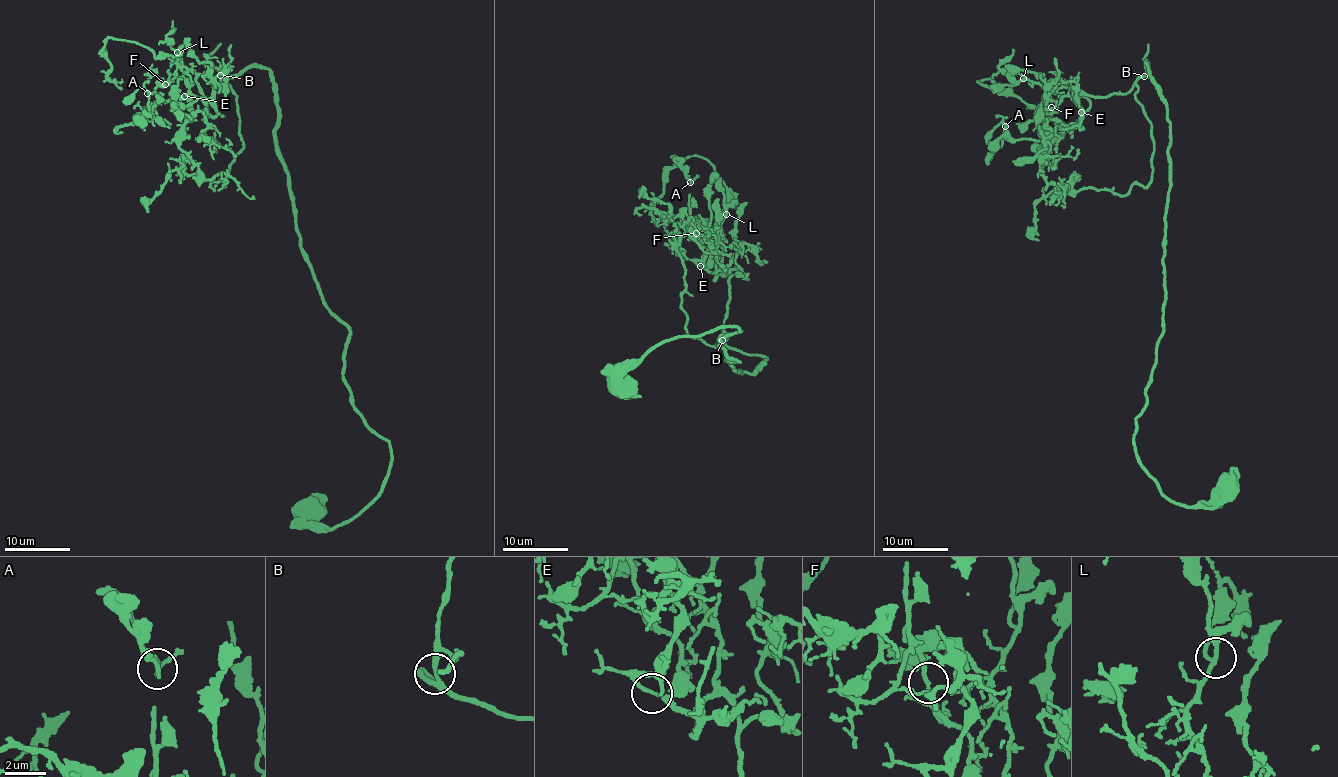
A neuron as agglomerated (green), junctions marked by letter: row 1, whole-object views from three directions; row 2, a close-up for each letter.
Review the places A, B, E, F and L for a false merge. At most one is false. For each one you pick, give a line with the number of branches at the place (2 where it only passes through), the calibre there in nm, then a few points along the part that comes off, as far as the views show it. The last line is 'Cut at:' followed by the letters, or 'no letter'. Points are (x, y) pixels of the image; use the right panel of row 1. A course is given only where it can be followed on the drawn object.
Cut at: no letter

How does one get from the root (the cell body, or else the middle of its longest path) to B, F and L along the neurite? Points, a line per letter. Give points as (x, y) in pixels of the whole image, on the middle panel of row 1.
B: (621, 383), (621, 364), (722, 326), (742, 331), (719, 345), (736, 371), (765, 360), (722, 340)
F: (621, 383), (722, 326), (736, 371), (765, 360), (722, 340), (730, 276), (696, 233)
L: (621, 383), (621, 364), (722, 326), (742, 331), (719, 345), (736, 371), (765, 360), (722, 340), (726, 214)

